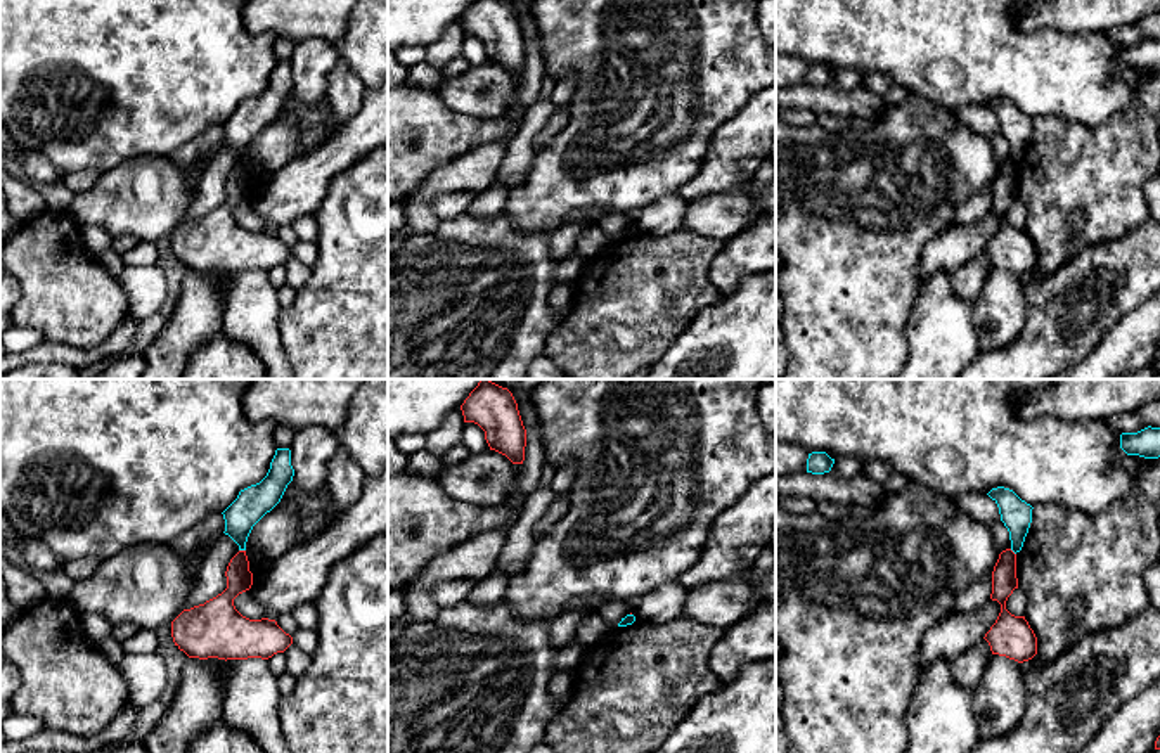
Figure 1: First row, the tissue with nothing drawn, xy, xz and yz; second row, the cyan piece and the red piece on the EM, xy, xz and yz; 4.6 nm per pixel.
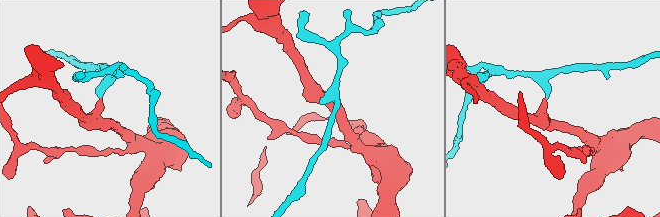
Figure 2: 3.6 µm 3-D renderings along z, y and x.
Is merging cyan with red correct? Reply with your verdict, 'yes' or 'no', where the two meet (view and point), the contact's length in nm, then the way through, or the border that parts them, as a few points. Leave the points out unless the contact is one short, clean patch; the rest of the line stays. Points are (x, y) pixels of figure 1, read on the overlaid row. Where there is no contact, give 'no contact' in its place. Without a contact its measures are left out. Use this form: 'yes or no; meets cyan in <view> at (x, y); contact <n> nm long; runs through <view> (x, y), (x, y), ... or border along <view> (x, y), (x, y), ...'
no; meets cyan in xy at (243, 549); contact 30 nm long; border along xy (239, 549), (244, 551)

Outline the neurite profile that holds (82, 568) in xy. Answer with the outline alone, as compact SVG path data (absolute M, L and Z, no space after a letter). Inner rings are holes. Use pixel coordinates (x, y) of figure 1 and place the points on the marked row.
M87 556L87 557L66 561L62 570L73 582L80 582L92 576L100 563L102 559Z

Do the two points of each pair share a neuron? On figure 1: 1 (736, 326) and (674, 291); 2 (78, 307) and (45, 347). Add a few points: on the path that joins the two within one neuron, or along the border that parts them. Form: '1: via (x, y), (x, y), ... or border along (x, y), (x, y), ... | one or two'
1: border along (721, 296), (676, 336) | two
2: border along (45, 338), (90, 348) | two

